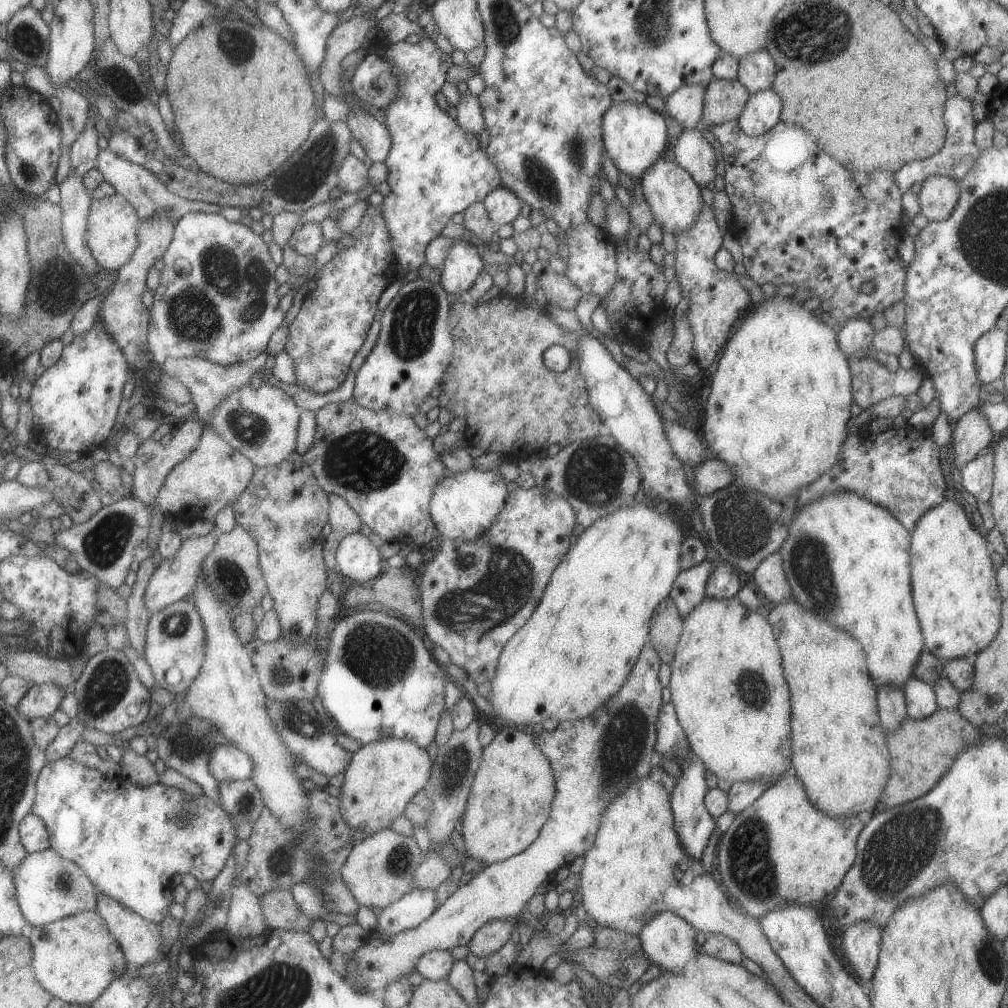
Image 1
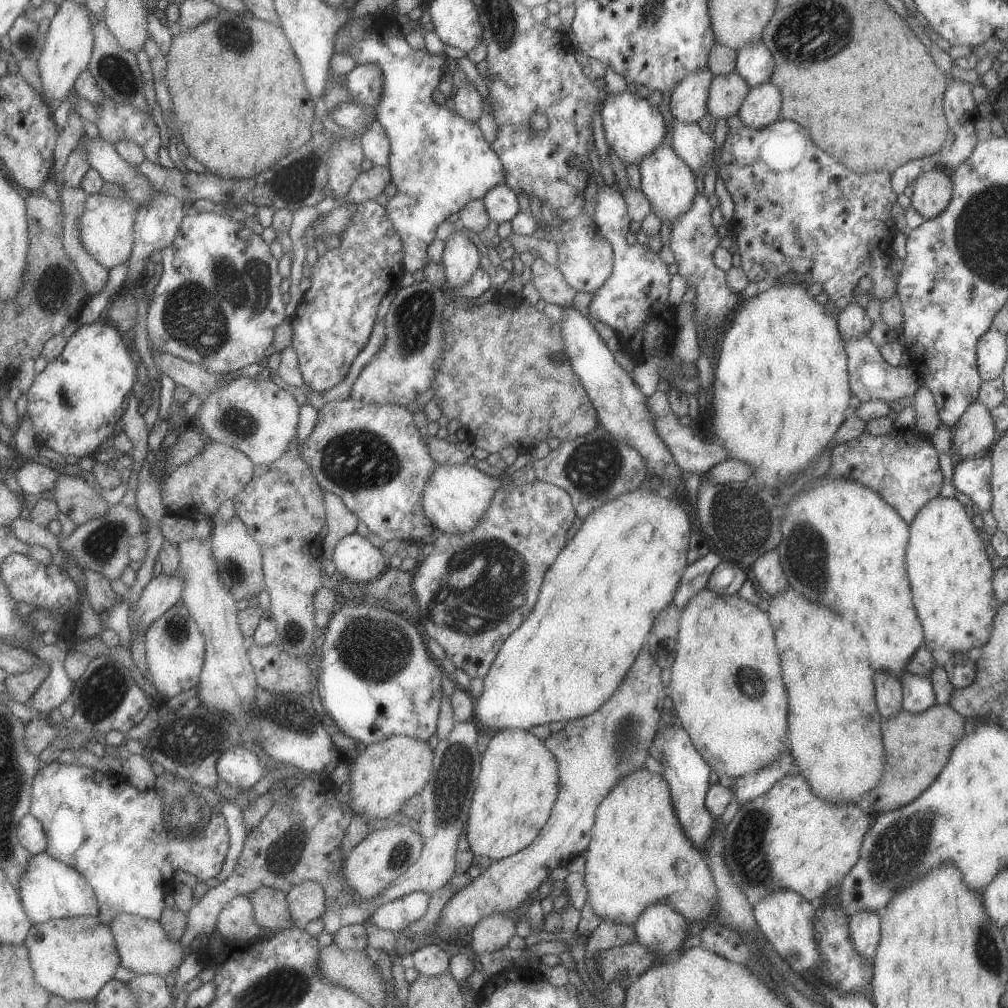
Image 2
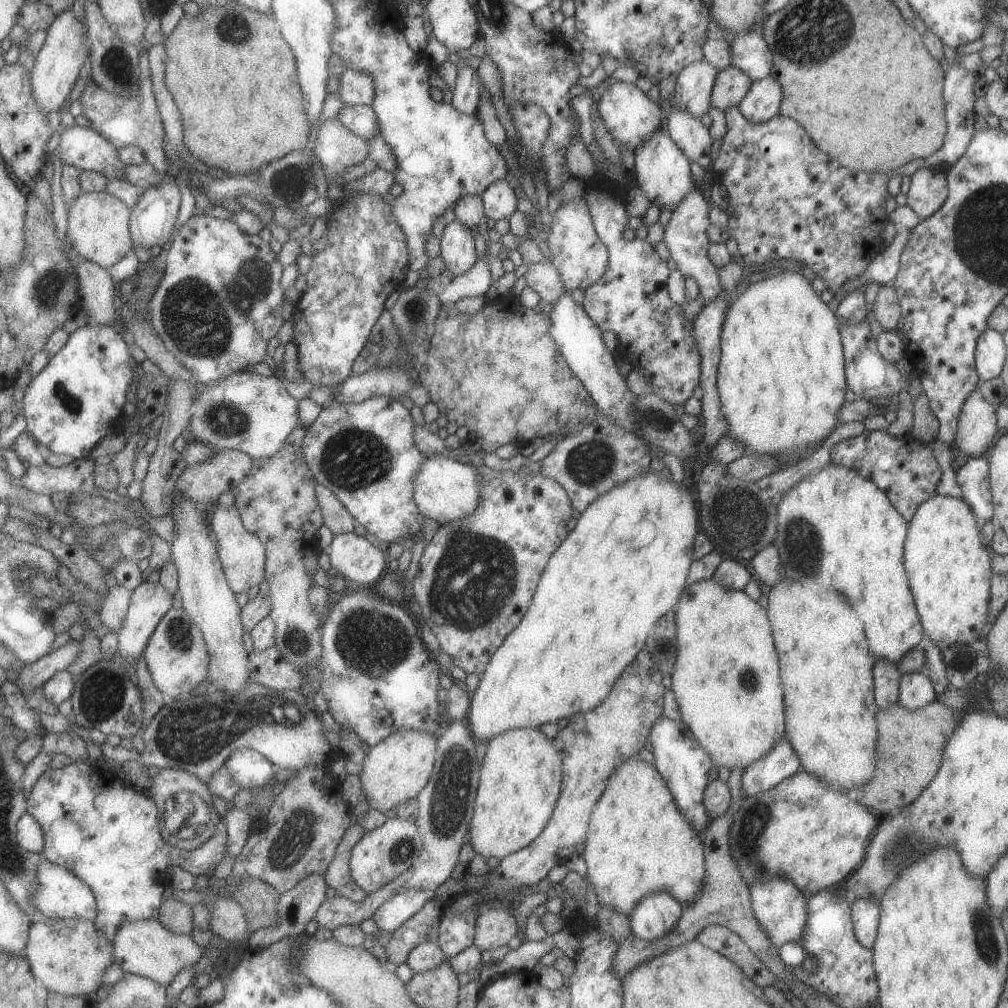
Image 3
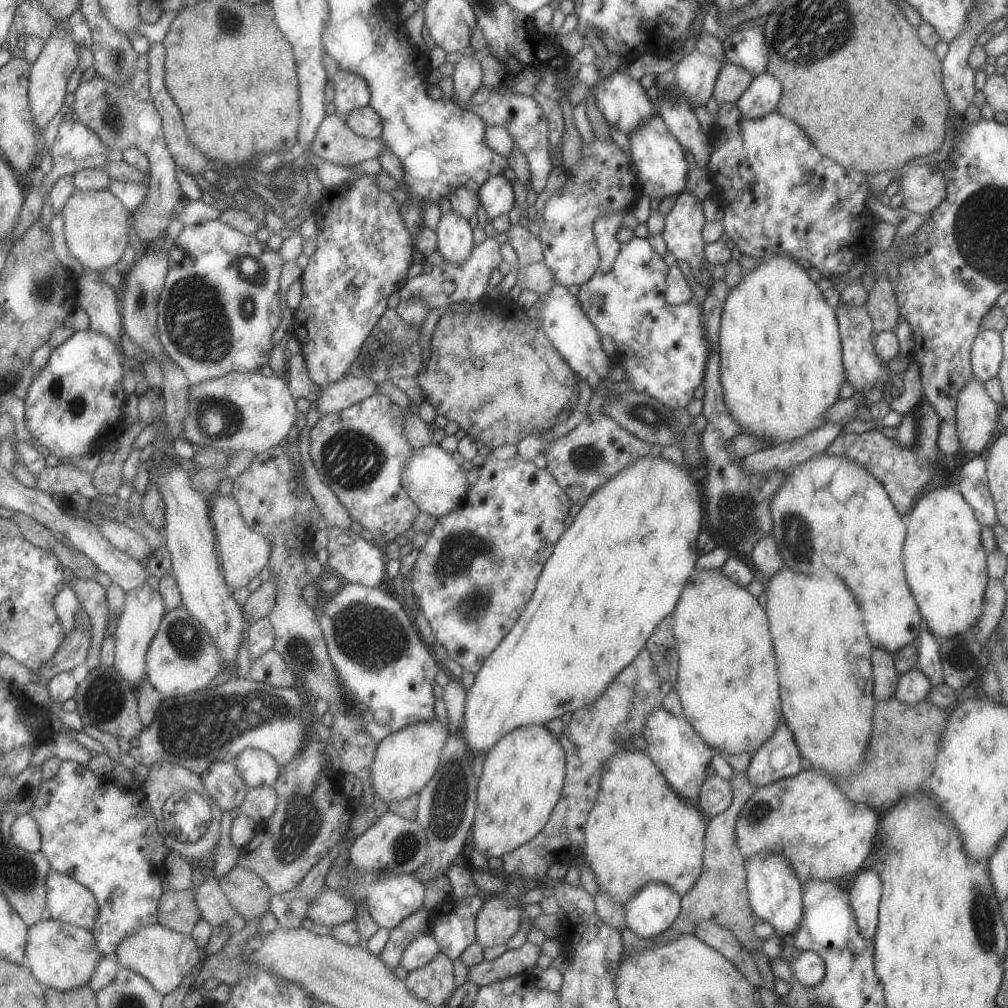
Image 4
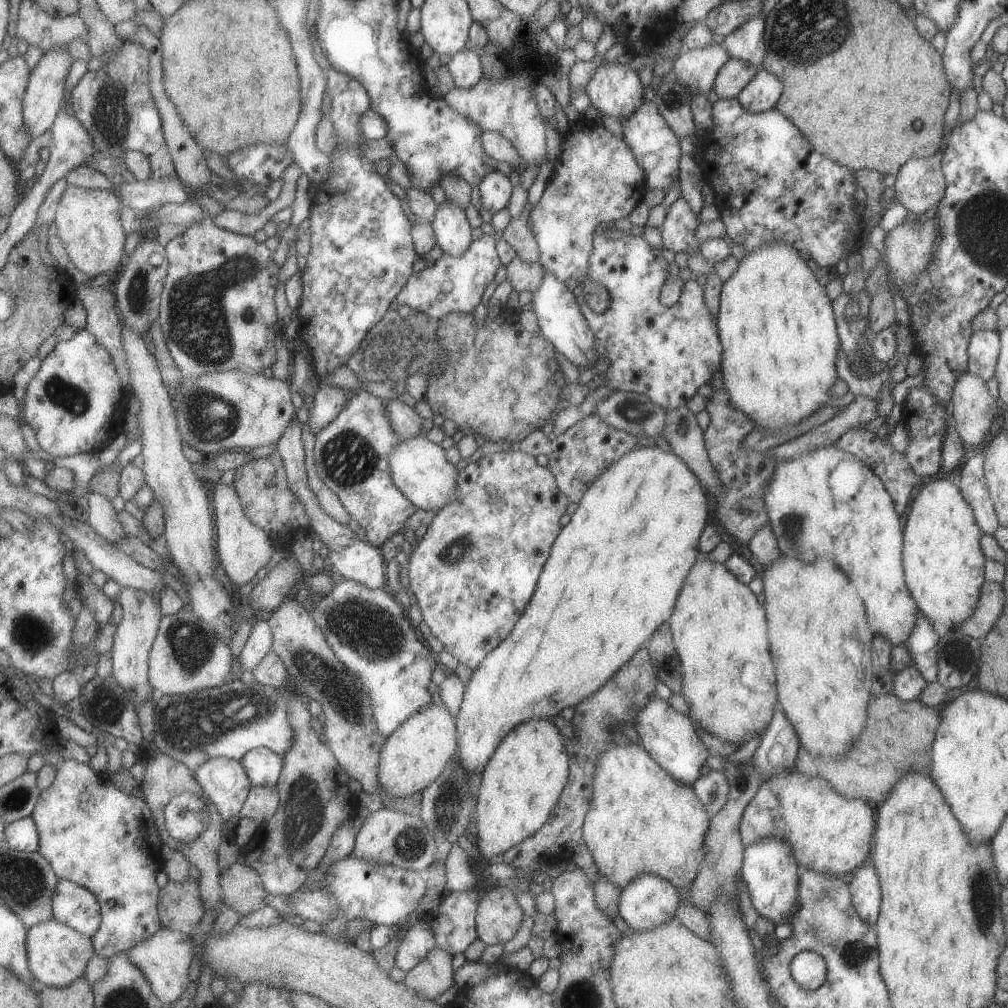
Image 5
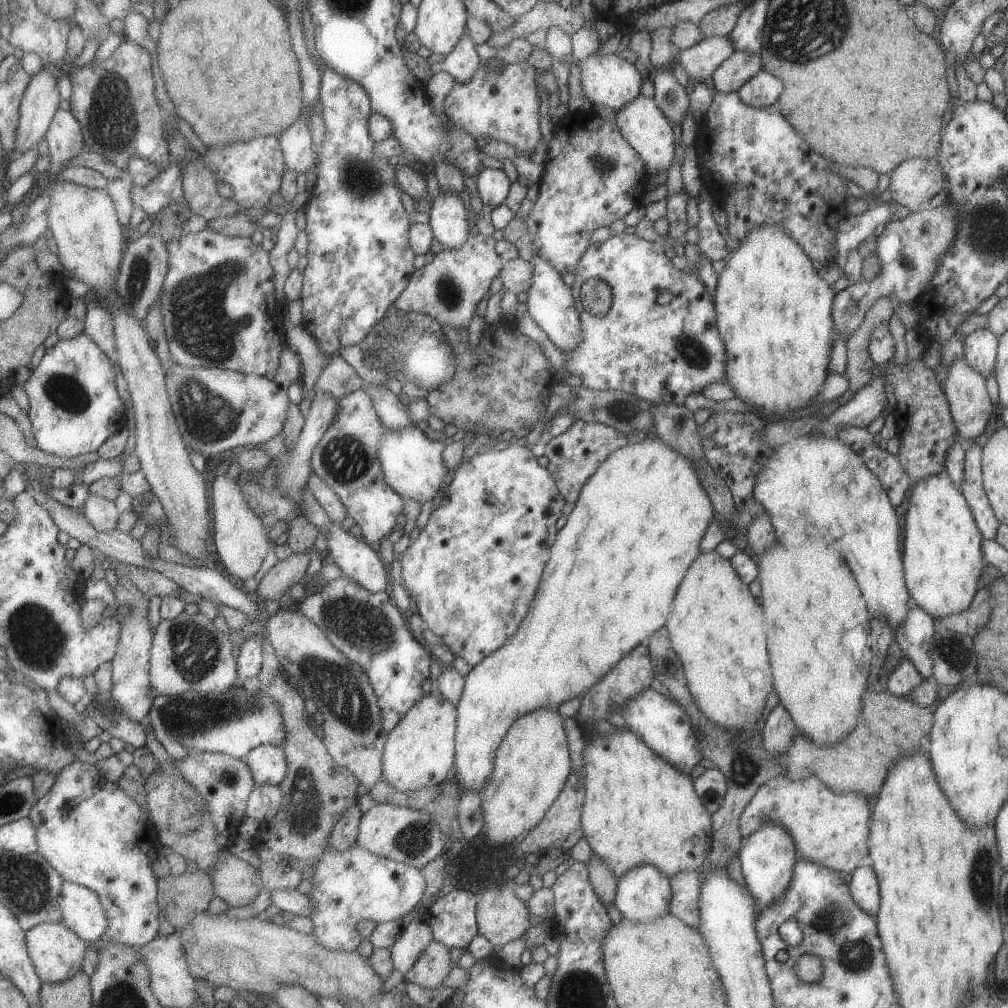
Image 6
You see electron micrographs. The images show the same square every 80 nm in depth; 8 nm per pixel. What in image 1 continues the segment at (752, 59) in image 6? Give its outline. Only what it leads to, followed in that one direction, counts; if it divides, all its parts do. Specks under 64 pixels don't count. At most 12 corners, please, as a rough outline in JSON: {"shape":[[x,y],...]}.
{"shape":[[711,79],[702,118],[720,125],[741,114],[749,94],[737,80]]}

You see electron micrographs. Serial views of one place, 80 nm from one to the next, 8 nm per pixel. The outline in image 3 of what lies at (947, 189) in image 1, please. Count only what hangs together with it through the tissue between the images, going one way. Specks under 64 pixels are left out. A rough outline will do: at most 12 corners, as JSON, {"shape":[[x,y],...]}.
{"shape":[[921,167],[910,176],[906,205],[920,220],[948,195],[946,173]]}

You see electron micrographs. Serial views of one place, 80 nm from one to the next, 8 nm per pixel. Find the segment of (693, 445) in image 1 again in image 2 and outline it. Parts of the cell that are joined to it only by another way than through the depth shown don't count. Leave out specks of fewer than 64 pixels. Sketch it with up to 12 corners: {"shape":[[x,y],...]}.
{"shape":[[662,387],[646,405],[682,471],[701,476],[728,458],[677,421]]}

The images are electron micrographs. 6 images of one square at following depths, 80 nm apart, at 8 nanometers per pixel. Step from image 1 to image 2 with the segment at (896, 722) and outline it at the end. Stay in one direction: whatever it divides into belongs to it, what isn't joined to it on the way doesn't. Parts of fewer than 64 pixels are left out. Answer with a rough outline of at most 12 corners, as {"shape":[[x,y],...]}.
{"shape":[[873,673],[874,699],[881,718],[902,710],[900,680]]}

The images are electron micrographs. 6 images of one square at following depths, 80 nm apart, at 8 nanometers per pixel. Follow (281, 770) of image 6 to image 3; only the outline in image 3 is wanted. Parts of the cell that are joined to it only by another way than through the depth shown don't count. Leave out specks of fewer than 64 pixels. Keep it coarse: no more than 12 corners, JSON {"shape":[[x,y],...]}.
{"shape":[[235,749],[222,762],[240,789],[262,786],[276,768],[256,750]]}

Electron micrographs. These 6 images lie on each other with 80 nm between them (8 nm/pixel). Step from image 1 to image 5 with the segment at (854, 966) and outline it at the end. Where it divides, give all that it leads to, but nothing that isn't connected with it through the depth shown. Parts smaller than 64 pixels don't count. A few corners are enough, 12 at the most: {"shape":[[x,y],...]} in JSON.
{"shape":[[873,865],[852,873],[848,891],[860,919],[874,927],[880,886]]}

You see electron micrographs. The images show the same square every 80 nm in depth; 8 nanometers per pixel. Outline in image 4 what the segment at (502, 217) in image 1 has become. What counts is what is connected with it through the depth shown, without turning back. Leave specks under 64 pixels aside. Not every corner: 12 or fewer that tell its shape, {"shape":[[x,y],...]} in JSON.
{"shape":[[490,176],[476,192],[487,218],[508,214],[512,184]]}

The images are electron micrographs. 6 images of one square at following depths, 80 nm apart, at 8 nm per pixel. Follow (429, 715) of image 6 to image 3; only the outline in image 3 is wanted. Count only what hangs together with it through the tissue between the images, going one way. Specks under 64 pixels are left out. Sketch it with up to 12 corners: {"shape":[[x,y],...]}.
{"shape":[[399,730],[370,746],[360,773],[383,813],[427,784],[435,735]]}

